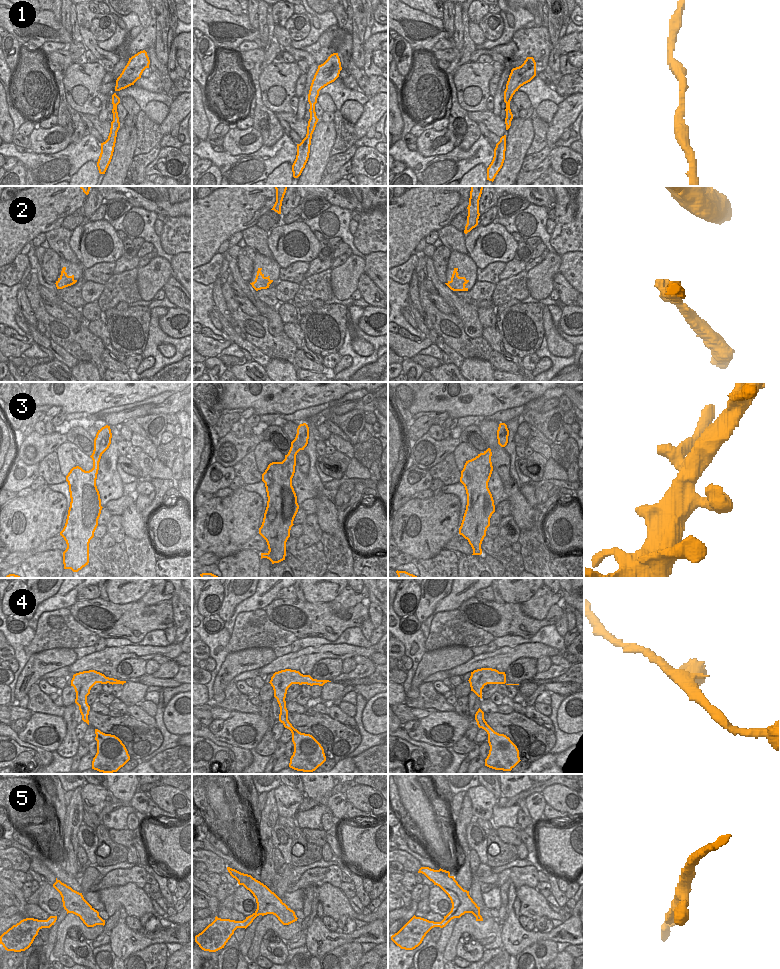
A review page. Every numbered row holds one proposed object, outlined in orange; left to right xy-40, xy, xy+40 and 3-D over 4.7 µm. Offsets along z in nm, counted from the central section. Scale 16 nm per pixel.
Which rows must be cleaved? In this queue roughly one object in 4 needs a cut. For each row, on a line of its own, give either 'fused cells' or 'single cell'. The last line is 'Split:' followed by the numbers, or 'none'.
1: single cell
2: fused cells
3: single cell
4: single cell
5: single cell
Split: 2

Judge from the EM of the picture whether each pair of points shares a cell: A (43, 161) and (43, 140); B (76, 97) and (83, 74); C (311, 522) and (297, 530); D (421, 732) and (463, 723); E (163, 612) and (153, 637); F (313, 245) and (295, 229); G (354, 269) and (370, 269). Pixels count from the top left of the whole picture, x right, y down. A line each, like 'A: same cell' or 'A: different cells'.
A: different cells
B: same cell
C: different cells
D: same cell
E: different cells
F: same cell
G: different cells

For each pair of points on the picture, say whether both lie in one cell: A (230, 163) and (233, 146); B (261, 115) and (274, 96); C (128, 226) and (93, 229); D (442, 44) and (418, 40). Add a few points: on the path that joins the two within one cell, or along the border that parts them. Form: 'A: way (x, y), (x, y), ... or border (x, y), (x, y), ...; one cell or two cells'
A: border (224, 150), (233, 155), (255, 152); two cells
B: border (258, 85), (261, 91), (261, 101), (274, 113); two cells
C: border (108, 222), (116, 231); two cells
D: border (448, 38), (441, 38), (433, 48); two cells

